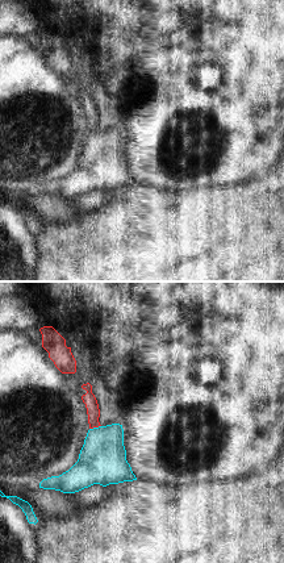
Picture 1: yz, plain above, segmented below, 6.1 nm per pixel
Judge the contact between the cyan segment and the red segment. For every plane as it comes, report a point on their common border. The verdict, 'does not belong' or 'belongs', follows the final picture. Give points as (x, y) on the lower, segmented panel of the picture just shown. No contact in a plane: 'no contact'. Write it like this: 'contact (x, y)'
contact (95, 428)

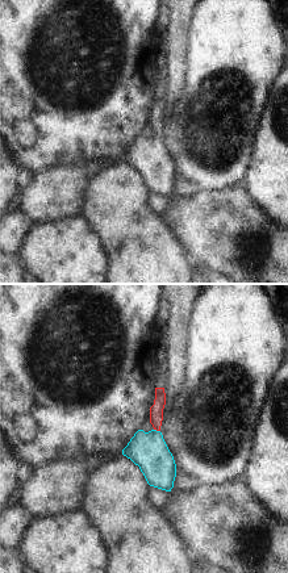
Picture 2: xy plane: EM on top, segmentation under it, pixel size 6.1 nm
contact (155, 430)

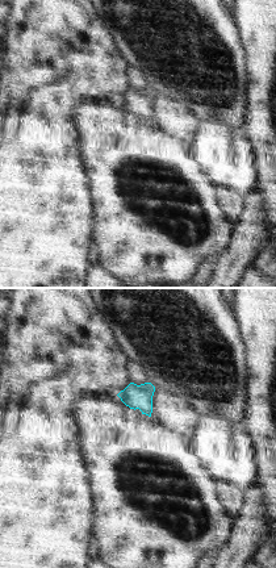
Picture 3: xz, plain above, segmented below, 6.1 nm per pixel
no contact

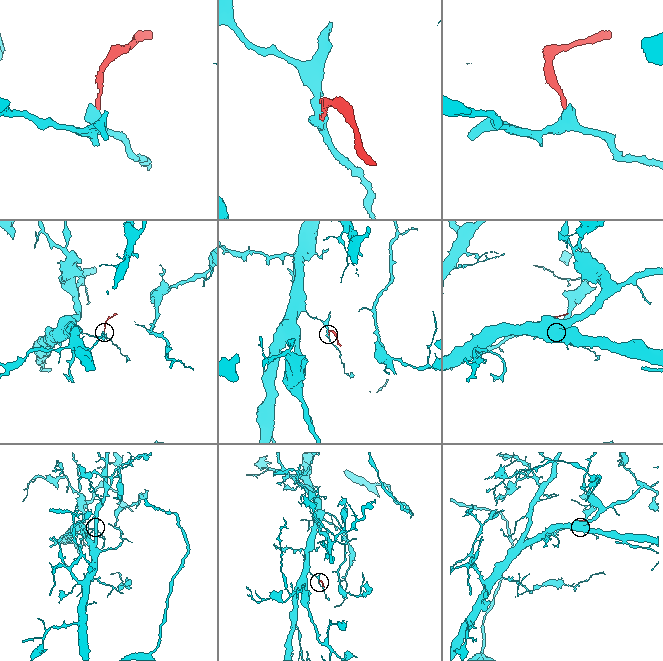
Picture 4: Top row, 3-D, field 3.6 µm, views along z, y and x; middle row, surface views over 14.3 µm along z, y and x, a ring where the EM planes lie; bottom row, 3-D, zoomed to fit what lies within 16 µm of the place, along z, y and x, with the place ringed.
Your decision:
belongs

